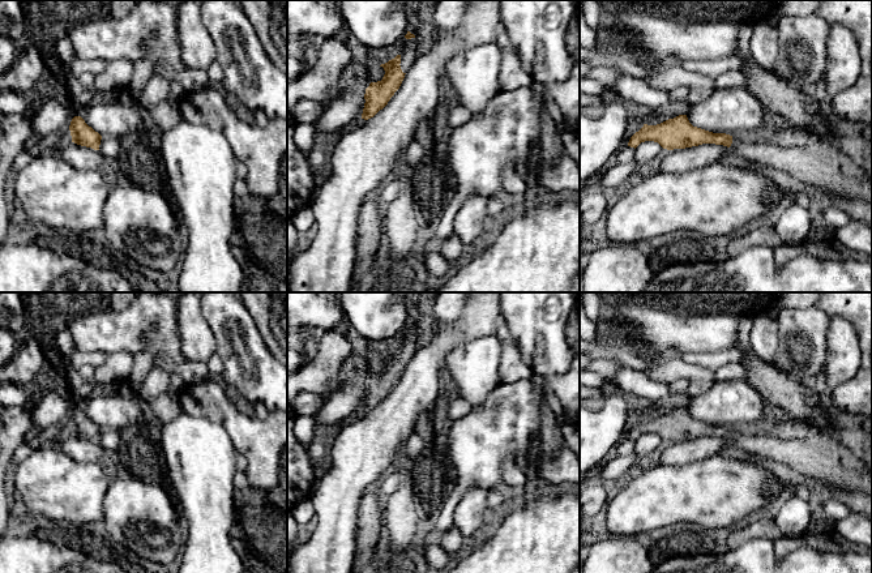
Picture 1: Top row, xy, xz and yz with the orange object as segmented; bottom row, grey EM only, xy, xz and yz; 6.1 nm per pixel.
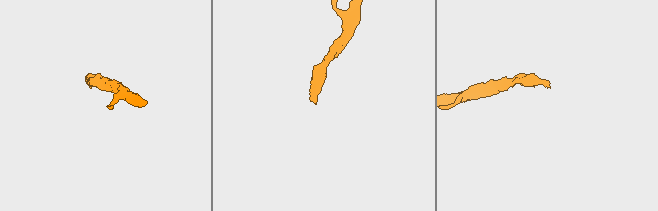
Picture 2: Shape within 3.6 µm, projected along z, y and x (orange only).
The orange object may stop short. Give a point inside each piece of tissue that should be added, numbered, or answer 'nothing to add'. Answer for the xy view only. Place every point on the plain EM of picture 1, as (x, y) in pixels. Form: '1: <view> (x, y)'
nothing to add

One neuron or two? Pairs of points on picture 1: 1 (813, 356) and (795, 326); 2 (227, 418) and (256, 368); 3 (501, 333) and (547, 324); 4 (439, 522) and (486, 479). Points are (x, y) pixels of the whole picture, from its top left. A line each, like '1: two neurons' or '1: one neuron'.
1: one neuron
2: two neurons
3: two neurons
4: one neuron

